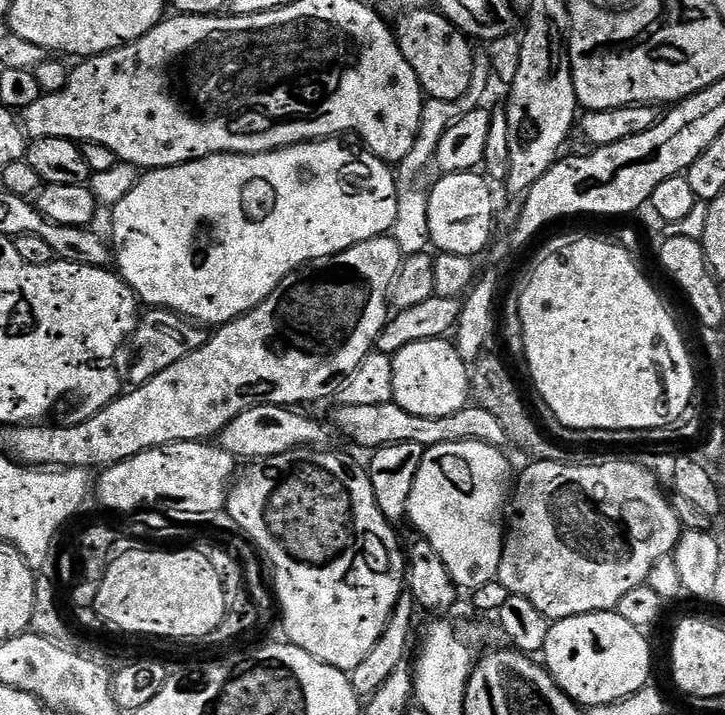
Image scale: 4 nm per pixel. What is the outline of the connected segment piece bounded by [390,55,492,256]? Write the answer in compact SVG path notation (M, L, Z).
M477 55L474 60L472 69L472 81L468 87L468 93L460 100L433 100L425 99L424 109L422 110L422 122L418 130L418 138L414 138L414 150L402 158L398 167L395 169L396 174L396 193L398 194L398 218L394 222L390 233L392 239L398 242L401 253L404 256L413 256L419 252L425 251L430 244L430 218L428 217L428 194L429 189L424 188L420 180L415 180L415 176L424 176L428 172L428 167L433 167L436 158L436 147L438 142L442 142L442 134L454 121L461 116L472 112L481 107L482 100L480 95L488 88L488 75L492 68L488 65L488 60L484 56Z

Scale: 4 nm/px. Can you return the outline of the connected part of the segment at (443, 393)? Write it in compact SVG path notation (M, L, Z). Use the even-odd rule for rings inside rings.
M451 339L410 342L392 357L392 399L422 418L442 418L470 404L470 368Z

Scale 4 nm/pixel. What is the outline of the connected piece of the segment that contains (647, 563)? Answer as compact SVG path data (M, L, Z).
M538 460L529 465L517 480L515 477L510 492L502 562L496 571L496 579L506 586L509 594L526 598L526 602L538 606L538 610L542 610L542 614L546 614L552 622L591 612L613 611L629 590L648 583L654 562L675 549L677 537L673 534L678 528L676 518L664 517L664 528L656 528L656 540L650 540L643 531L635 536L609 513L601 512L592 499L572 483L572 468L569 465L560 460Z

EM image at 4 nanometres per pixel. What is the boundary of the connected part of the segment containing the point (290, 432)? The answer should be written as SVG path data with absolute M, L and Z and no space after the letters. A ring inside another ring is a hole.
M259 404L248 408L220 431L219 447L241 461L259 462L289 452L292 448L327 445L327 430L318 421L311 420L308 416L299 416L296 412L299 411L283 404Z

